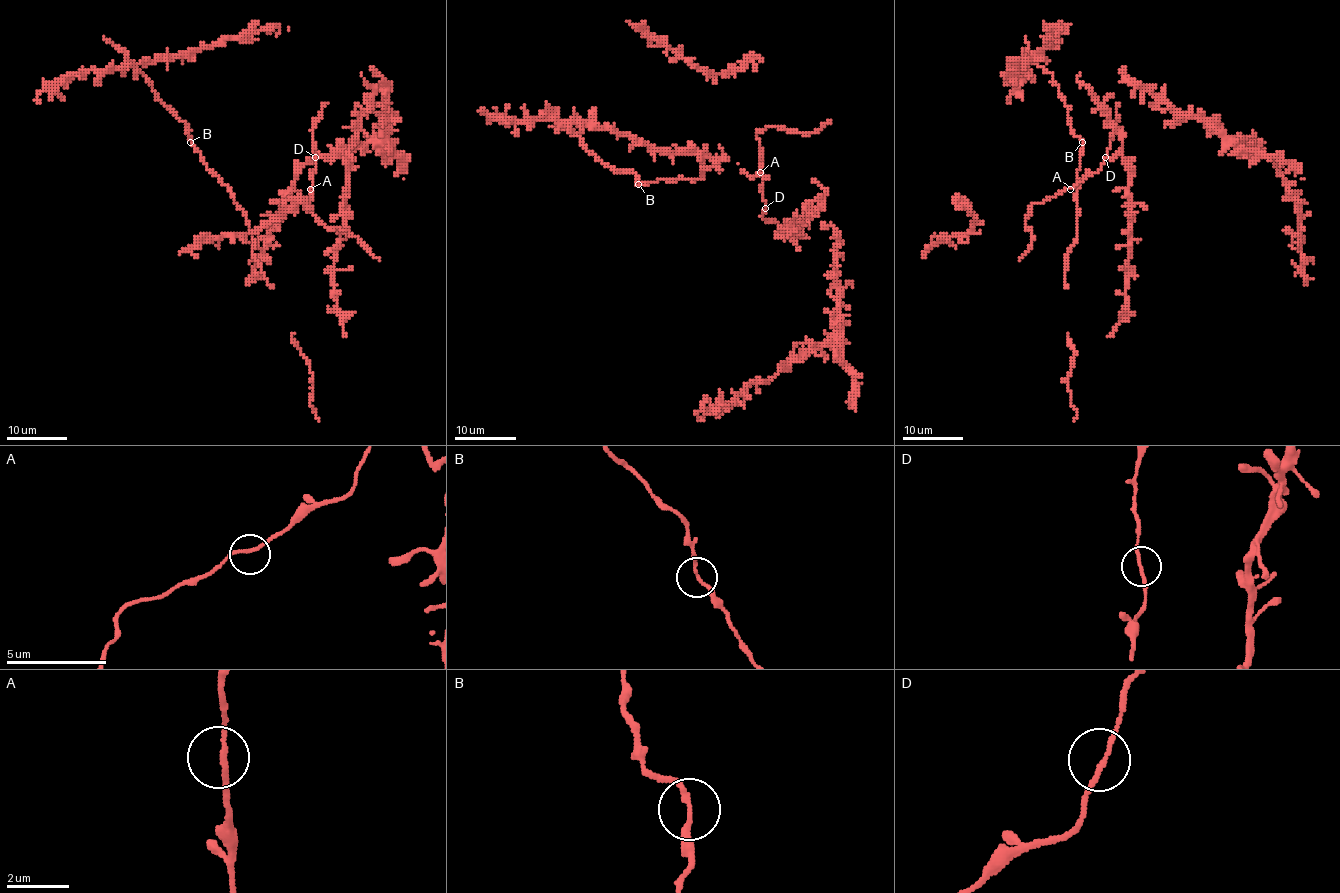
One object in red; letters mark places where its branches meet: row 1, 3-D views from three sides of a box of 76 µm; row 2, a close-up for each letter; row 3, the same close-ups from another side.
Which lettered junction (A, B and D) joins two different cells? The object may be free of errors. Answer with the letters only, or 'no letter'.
no letter

